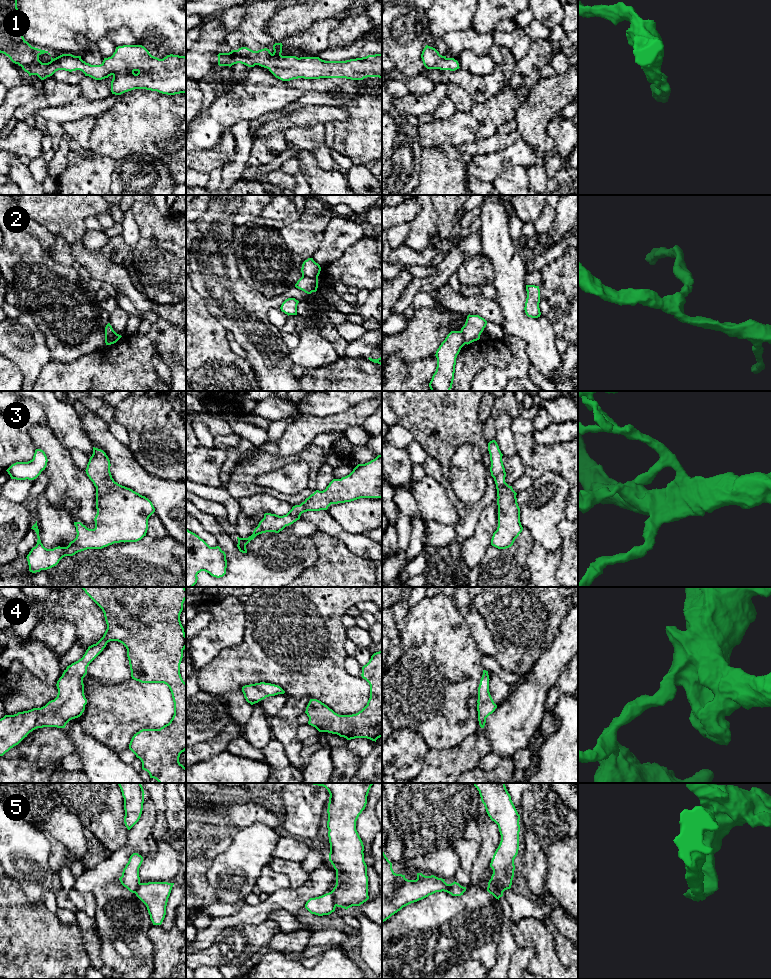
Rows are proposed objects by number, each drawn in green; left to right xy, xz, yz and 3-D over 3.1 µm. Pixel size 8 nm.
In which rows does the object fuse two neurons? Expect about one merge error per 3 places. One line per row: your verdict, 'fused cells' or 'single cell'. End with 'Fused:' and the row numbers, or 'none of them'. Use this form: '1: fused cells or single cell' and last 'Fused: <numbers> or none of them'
1: single cell
2: fused cells
3: single cell
4: single cell
5: fused cells
Fused: 2, 5

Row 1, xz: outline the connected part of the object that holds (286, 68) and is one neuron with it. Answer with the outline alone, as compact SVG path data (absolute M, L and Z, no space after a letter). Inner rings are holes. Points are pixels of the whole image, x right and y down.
M282 43L273 45L274 52L264 48L253 51L247 47L219 53L218 65L229 66L241 63L248 67L259 65L267 68L282 81L293 79L346 78L363 80L367 77L382 78L382 54L368 55L346 61L325 61L319 57L282 56Z

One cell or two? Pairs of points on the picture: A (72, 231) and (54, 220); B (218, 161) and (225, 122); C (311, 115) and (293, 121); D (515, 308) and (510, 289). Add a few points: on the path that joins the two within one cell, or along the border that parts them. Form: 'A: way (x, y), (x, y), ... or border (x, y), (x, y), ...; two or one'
A: way (68, 227), (61, 220), (58, 220); one
B: border (229, 130), (212, 147), (204, 148); two
C: way (307, 115), (297, 118); one
D: way (512, 303), (511, 294); one

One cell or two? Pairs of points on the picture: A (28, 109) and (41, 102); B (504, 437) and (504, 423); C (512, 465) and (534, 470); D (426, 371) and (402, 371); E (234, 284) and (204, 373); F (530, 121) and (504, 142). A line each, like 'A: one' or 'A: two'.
A: one
B: one
C: two
D: one
E: two
F: two

